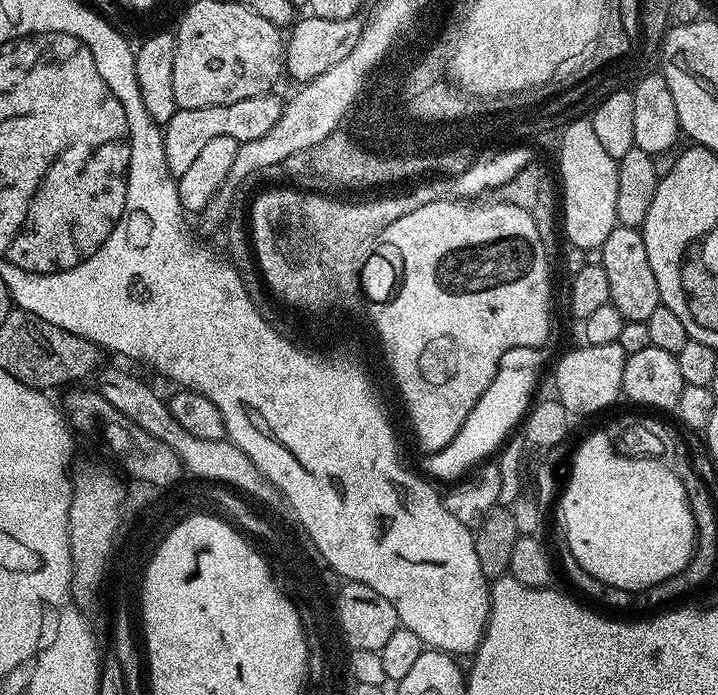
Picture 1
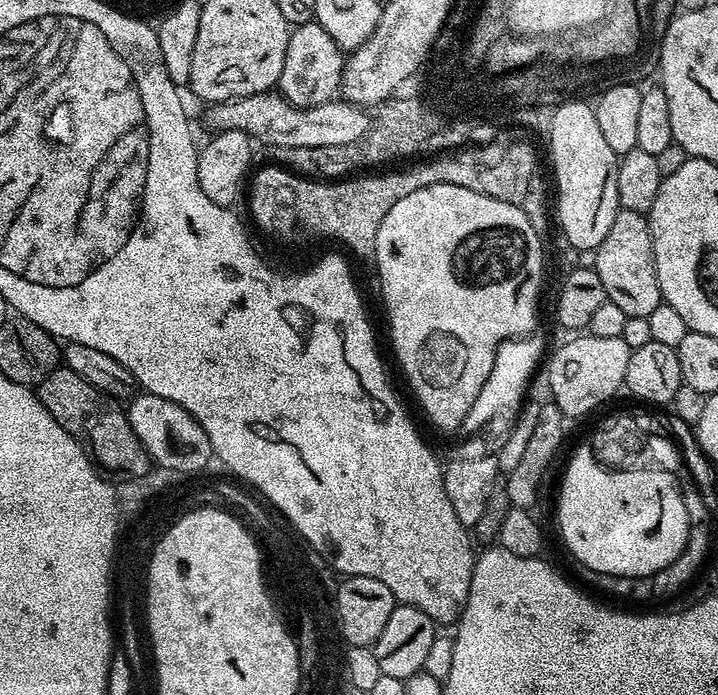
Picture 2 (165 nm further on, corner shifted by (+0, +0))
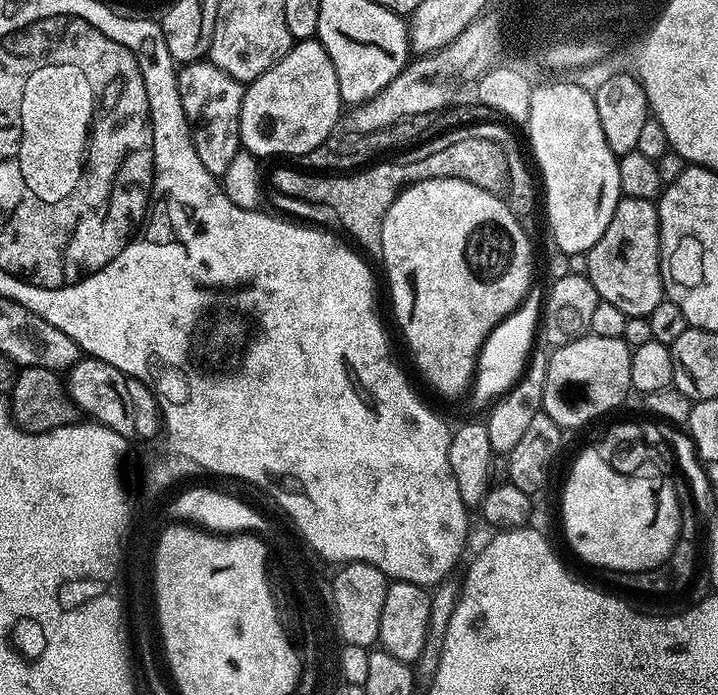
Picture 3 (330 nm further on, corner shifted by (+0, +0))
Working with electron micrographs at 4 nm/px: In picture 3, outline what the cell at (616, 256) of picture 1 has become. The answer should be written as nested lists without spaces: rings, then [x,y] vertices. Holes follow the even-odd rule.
[[[629,196],[620,199],[614,210],[614,218],[610,218],[610,226],[606,226],[602,238],[598,238],[598,242],[594,242],[588,256],[588,281],[594,286],[594,290],[600,295],[601,300],[618,306],[618,310],[622,310],[622,314],[629,317],[643,316],[646,318],[652,313],[654,306],[658,306],[658,302],[665,299],[664,283],[660,273],[660,214],[653,201]]]

